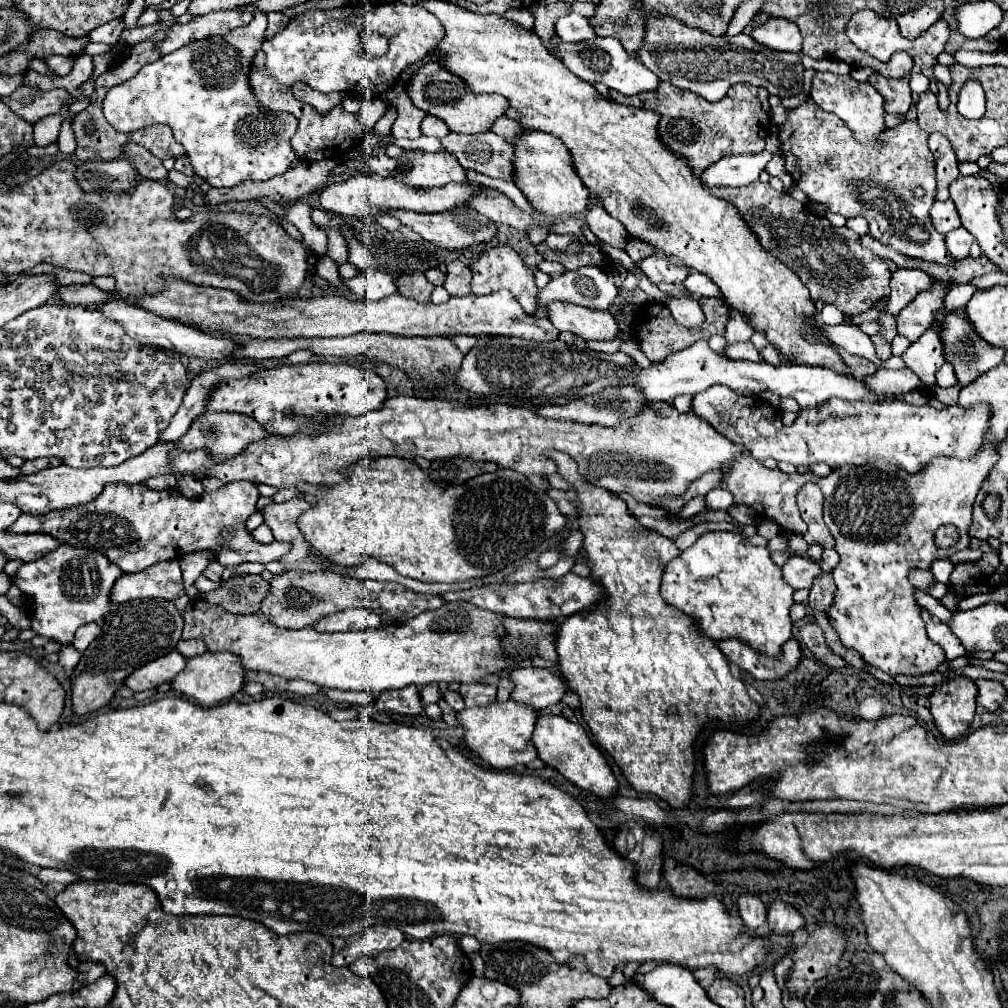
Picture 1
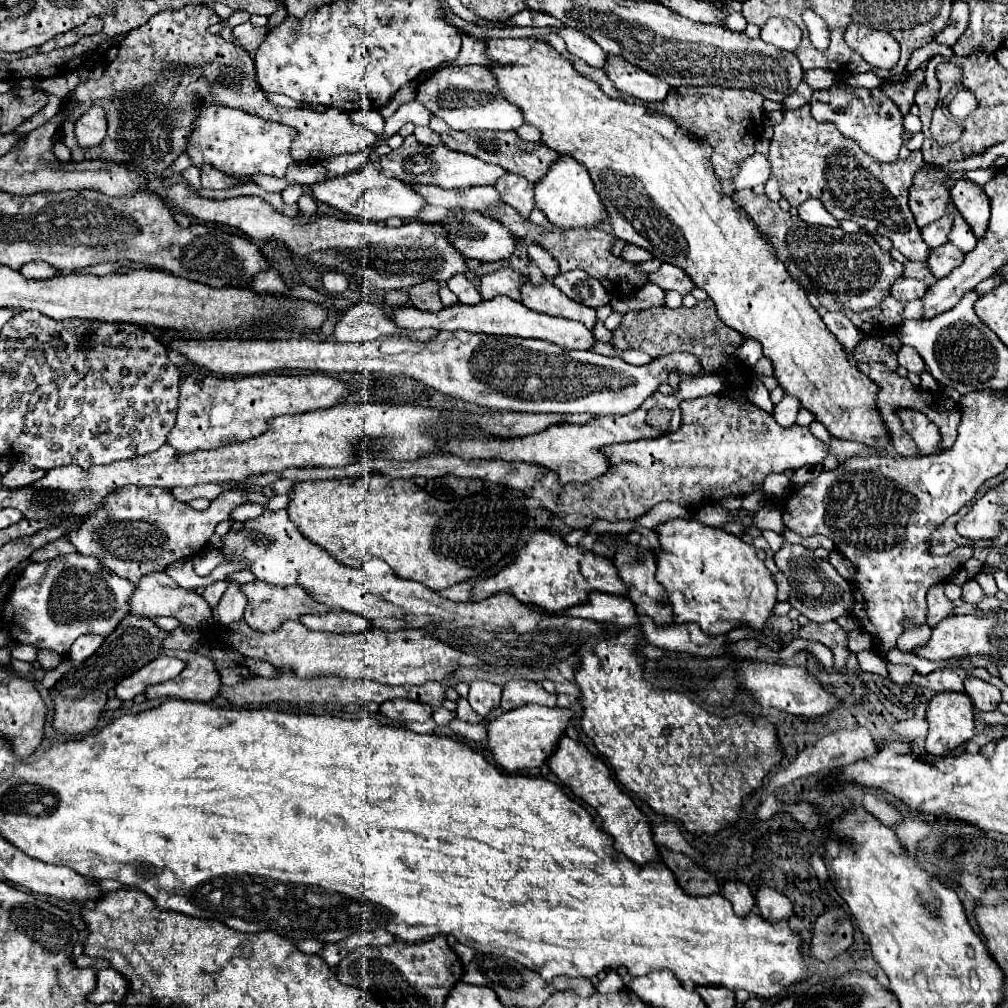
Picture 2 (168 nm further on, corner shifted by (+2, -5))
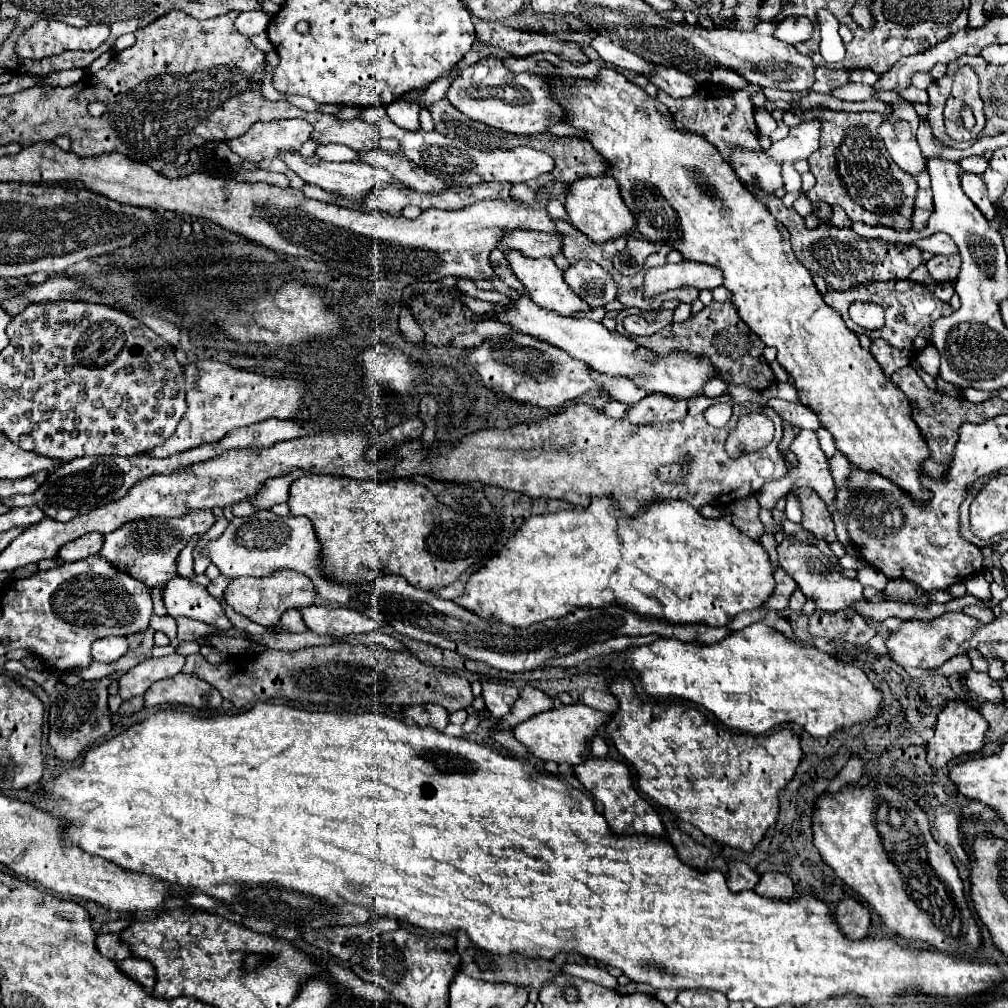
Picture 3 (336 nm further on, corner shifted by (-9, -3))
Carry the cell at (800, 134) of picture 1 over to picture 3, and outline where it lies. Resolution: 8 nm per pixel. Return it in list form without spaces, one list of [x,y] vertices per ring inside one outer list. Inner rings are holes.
[[[811,109],[801,117],[791,111],[783,113],[785,125],[799,125],[807,117],[823,117],[821,143],[815,153],[807,159],[811,173],[817,183],[805,195],[815,201],[825,201],[829,205],[839,205],[847,211],[851,221],[861,221],[865,225],[885,225],[897,231],[909,231],[909,219],[913,213],[913,201],[917,195],[917,181],[903,173],[885,149],[879,135],[879,125],[885,121],[881,113],[847,113],[829,109]]]

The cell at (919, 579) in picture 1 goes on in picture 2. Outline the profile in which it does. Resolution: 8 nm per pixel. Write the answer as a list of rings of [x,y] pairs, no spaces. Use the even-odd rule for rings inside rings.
[[[944,583],[932,585],[926,593],[926,603],[928,603],[928,625],[934,627],[940,623],[944,617],[952,615],[954,603],[944,595]]]

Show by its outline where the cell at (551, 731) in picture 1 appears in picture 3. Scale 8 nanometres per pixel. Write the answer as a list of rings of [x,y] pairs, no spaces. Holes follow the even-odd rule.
[[[591,757],[591,759],[583,761],[583,765],[575,767],[575,775],[585,785],[585,789],[589,789],[591,795],[603,803],[603,815],[605,815],[609,827],[617,835],[623,835],[623,833],[629,833],[629,835],[645,833],[645,835],[657,835],[657,837],[663,835],[663,823],[661,823],[657,811],[637,793],[629,765],[625,765],[621,761],[613,761],[613,759]]]

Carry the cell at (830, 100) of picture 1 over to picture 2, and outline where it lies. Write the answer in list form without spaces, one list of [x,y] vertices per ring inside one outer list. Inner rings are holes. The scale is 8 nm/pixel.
[[[832,87],[830,91],[814,91],[812,95],[812,115],[818,121],[828,121],[838,127],[838,131],[856,141],[858,147],[882,163],[892,163],[898,159],[898,149],[902,145],[902,115],[898,107],[884,97],[880,89],[856,89],[856,87]]]

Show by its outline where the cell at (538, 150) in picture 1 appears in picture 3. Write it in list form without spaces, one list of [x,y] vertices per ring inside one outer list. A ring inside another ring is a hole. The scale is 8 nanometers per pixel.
[[[583,177],[575,181],[571,185],[571,193],[567,195],[565,209],[569,213],[571,223],[595,243],[627,237],[635,229],[635,217],[627,209],[619,193],[619,185],[613,177]]]

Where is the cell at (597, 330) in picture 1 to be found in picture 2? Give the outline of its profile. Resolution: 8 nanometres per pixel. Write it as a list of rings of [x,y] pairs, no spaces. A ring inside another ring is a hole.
[[[546,279],[542,285],[532,285],[530,281],[522,287],[522,303],[538,313],[546,313],[552,317],[564,317],[564,319],[576,319],[584,323],[590,331],[594,329],[598,317],[596,311],[580,305],[572,299],[568,299],[560,289],[552,285],[550,279]]]

